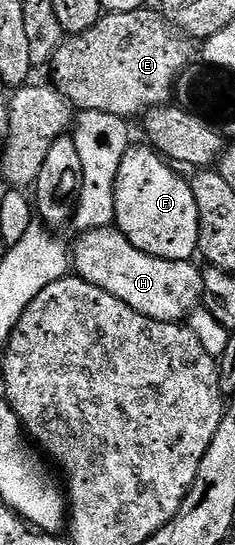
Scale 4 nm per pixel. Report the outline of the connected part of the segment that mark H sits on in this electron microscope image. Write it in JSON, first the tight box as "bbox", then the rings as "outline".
{"bbox":[71,226,204,323],"outline":[[[116,226],[104,227],[95,232],[82,232],[77,238],[79,239],[75,243],[75,251],[73,255],[71,253],[76,274],[89,284],[99,285],[112,296],[119,296],[124,304],[130,305],[137,313],[164,323],[174,323],[182,322],[200,306],[204,298],[202,270],[196,268],[192,260],[173,262],[170,259],[145,254],[131,245]]]}

